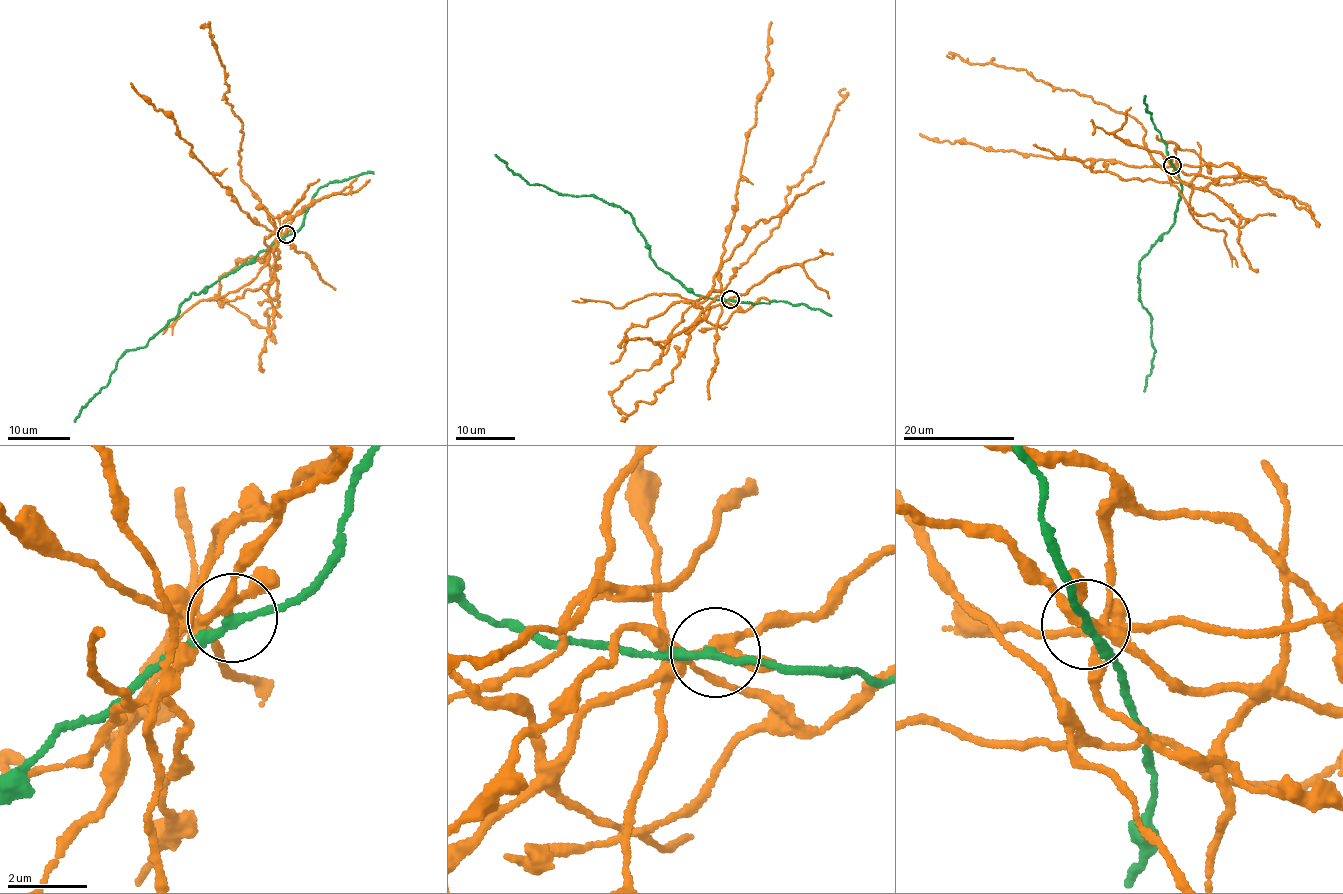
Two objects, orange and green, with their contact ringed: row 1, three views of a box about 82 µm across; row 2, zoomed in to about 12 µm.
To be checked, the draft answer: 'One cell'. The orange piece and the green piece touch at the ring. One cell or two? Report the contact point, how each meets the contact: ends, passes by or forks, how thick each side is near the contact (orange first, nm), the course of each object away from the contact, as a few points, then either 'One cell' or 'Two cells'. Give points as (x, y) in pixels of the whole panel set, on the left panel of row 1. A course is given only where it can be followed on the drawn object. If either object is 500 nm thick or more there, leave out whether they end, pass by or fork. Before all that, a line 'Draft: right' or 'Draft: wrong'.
Draft: wrong
Place: (286, 234). At the ring orange forks. At the ring green passes by. Thickness 220 nm (orange) against 200 nm. Course of orange: (286, 234), (264, 257), (277, 233), (241, 178), (242, 123), (225, 102), (224, 65), (205, 23). Course of green: (286, 234), (190, 295), (180, 305), (178, 316), (145, 347), (123, 355), (106, 386), (82, 407), (74, 422). Two cells

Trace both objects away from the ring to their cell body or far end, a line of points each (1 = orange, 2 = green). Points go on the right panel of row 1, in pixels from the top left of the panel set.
1: (1172, 165), (1195, 175), (1190, 186), (1172, 180), (1150, 153), (1139, 121), (1127, 114), (1021, 68), (946, 55)
2: (1172, 165), (1182, 184), (1173, 225), (1140, 263), (1139, 294), (1150, 313), (1155, 349), (1144, 392)

